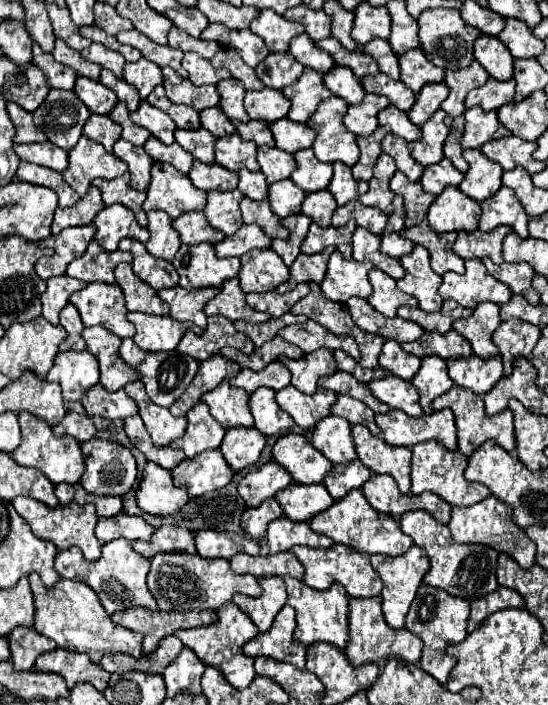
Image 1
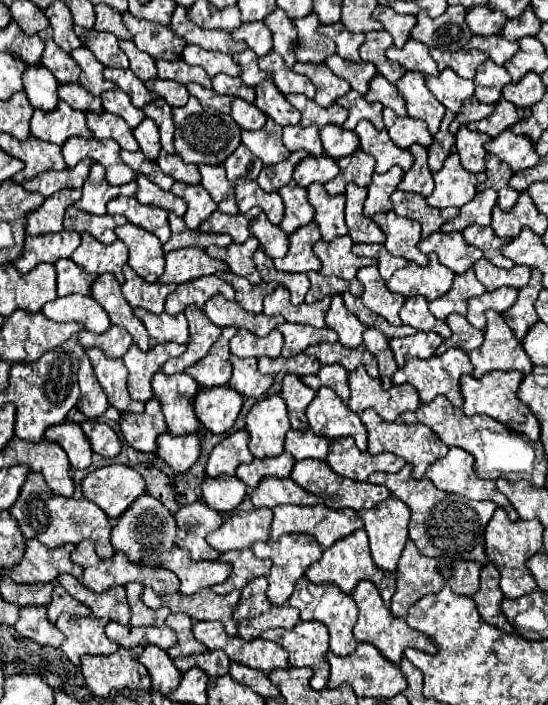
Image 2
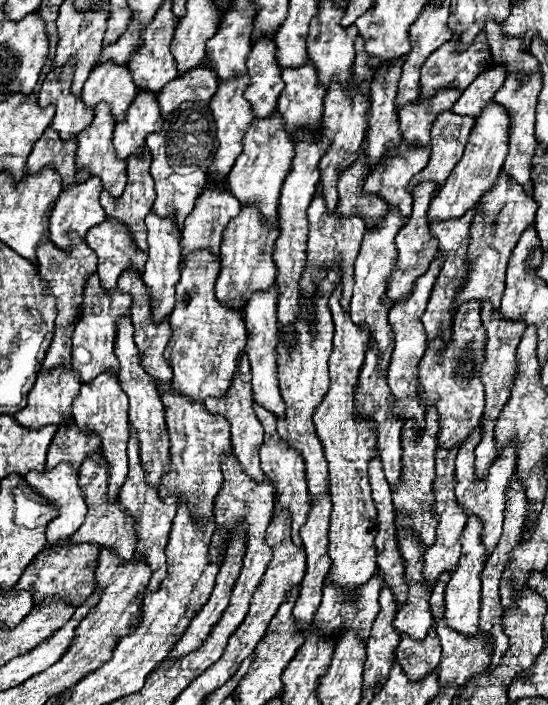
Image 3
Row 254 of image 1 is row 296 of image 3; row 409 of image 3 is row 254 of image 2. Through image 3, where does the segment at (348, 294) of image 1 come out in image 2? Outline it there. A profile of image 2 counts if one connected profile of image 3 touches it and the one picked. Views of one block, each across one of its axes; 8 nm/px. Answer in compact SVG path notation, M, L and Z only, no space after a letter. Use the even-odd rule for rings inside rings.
M340 236L332 242L320 240L314 246L316 256L322 262L322 276L336 276L342 280L354 280L356 272L364 266L376 266L376 260L372 258L360 258L352 254L352 238Z

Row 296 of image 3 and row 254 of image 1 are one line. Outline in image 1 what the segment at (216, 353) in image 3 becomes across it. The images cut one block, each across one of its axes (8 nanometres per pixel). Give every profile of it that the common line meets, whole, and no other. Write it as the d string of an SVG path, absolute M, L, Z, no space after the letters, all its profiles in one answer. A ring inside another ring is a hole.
M182 244L172 260L184 288L222 286L224 280L236 278L240 270L238 258L218 258L212 244Z

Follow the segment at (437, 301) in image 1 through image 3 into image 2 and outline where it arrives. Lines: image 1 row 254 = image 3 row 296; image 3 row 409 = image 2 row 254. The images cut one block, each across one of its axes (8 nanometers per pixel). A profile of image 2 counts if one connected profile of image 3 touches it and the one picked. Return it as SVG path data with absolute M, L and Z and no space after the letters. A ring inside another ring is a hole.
M382 212L372 218L386 236L386 250L394 256L402 256L420 266L428 266L428 256L422 254L416 244L420 242L420 224L408 218L400 218L394 212Z

